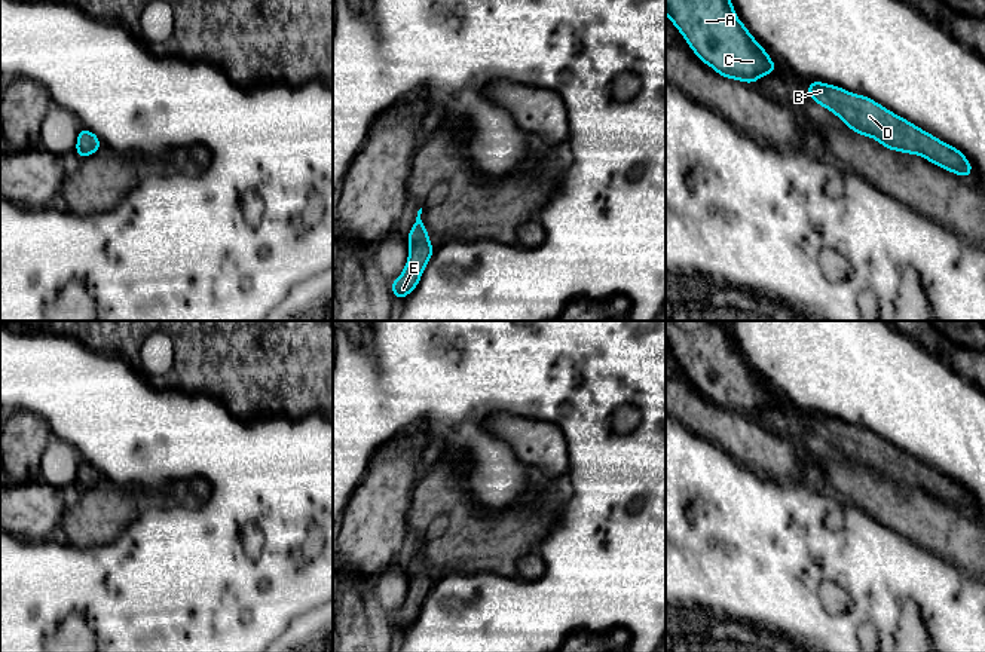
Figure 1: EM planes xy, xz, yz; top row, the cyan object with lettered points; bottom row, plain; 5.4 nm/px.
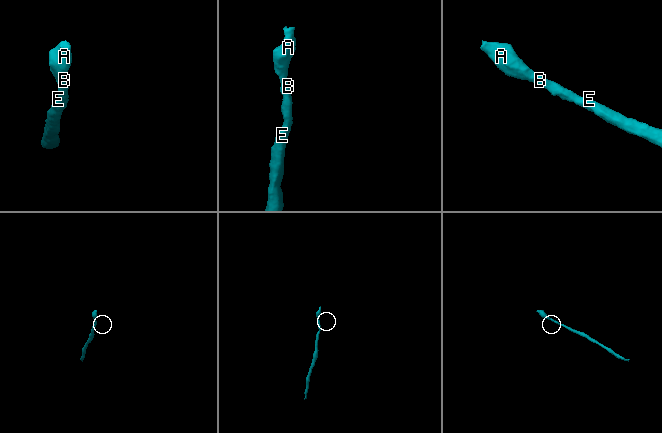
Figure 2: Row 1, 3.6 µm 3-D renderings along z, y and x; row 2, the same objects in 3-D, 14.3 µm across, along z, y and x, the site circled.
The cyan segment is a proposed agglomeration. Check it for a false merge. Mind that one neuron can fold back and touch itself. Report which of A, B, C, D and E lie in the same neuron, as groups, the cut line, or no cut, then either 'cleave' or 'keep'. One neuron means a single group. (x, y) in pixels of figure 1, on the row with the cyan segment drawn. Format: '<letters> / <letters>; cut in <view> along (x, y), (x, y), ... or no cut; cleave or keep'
A B C D E; no cut; keep

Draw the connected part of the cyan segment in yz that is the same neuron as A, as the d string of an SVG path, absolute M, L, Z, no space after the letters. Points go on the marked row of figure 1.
M666 0L666 13L689 48L718 74L755 83L777 65L735 16L731 0Z

